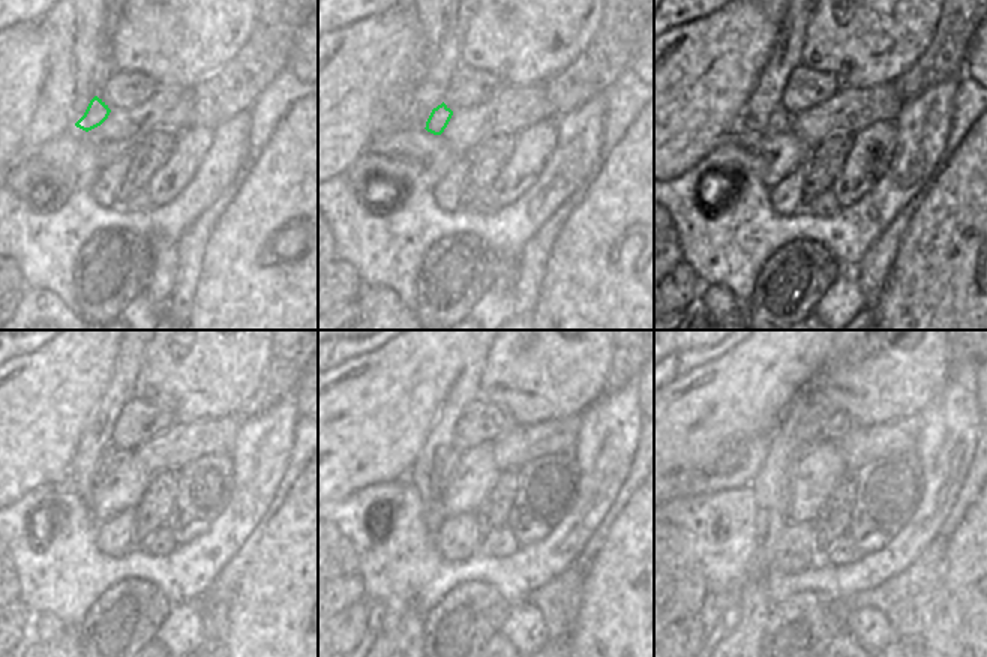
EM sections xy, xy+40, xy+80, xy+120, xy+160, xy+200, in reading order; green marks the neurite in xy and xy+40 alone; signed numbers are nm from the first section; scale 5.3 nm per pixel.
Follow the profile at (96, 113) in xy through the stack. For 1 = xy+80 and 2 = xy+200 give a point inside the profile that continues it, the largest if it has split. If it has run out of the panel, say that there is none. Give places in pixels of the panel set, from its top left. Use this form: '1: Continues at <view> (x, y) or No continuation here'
1: Continues at xy+80 (780, 122)
2: Continues at xy+200 (786, 476)

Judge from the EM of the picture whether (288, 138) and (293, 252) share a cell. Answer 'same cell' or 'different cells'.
same cell

